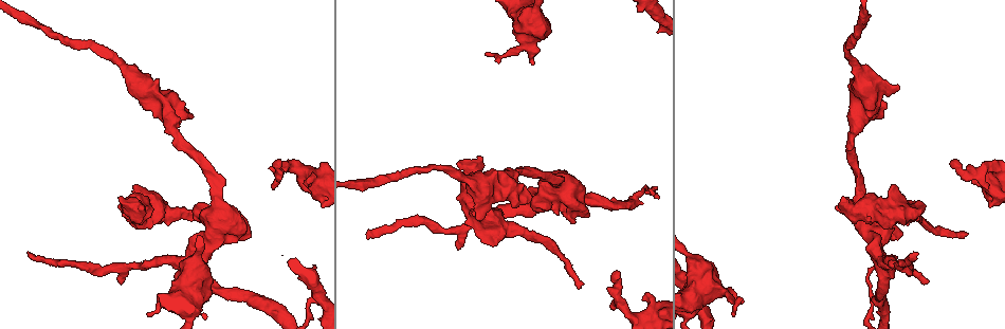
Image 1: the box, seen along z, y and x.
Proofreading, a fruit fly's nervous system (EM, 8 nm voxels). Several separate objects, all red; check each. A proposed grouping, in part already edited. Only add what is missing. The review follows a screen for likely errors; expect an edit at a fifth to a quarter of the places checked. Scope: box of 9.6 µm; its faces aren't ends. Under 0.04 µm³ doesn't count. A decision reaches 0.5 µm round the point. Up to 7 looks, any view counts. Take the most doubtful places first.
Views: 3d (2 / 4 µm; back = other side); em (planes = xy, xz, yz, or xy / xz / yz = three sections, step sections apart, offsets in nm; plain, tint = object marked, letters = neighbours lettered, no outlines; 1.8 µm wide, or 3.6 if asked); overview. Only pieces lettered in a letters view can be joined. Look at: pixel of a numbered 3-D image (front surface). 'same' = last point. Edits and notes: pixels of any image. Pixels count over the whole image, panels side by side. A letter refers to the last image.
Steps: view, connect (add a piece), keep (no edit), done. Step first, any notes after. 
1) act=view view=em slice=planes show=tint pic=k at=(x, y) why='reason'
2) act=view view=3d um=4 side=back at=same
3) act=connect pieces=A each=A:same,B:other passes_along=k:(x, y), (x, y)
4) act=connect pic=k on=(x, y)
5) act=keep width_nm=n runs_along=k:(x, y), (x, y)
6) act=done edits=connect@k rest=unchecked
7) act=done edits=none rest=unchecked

act=view view=em slice=yz step=8 show=tint pic=1 at=(955, 160) why='free end'

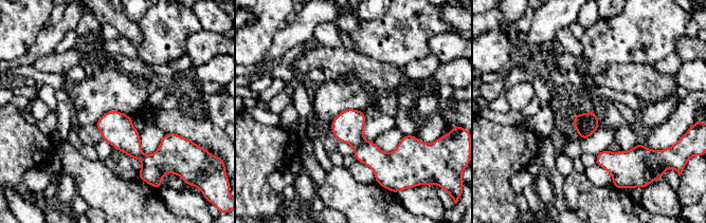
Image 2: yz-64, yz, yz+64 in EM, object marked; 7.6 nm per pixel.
act=view view=em slice=planes show=letters at=same

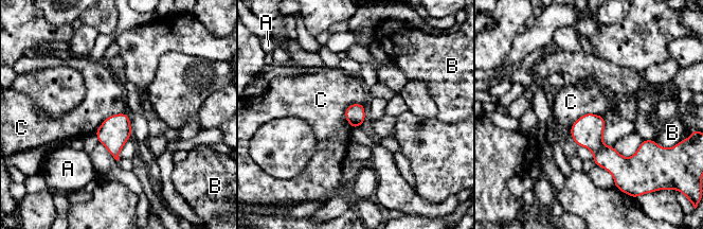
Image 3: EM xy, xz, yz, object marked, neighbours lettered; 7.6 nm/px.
act=keep each=A:other,B:other,C:other found='none of them fits'

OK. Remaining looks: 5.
act=view view=em slice=xz step=4 show=letters pic=1 at=(578, 286) why='tapers out'

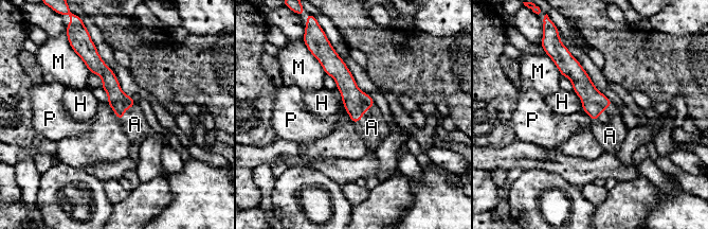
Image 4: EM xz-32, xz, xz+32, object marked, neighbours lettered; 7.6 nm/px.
act=view view=em slice=planes show=letters at=same

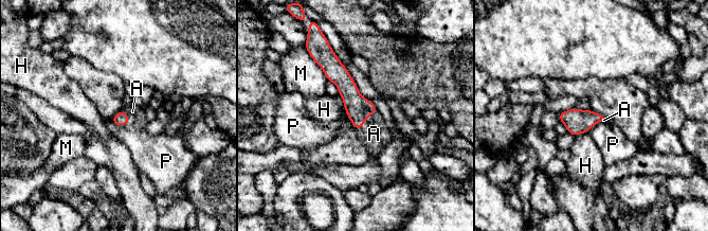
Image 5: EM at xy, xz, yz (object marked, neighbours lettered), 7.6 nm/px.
act=connect pieces=A each=A:same,H:other,M:other,P:other passes_along=5:(358, 108), (364, 123), (374, 134) found='it goes on there'

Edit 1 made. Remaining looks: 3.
act=view view=em slice=planes show=letters pic=1 at=(918, 254) why='end of a long branch'

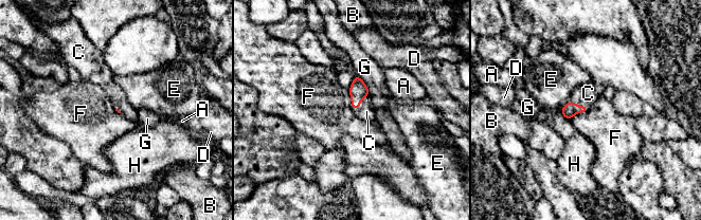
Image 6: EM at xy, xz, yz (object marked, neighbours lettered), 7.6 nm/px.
act=connect pieces=C each=A:other,B:other,C:same,D:other,E:other,F:other,G:other,H:other passes_along=6:(570, 109), (578, 105), (588, 93) found='the neuron continues'

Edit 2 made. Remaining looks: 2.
act=done edits=connect@5,connect@6 rest=unchecked

